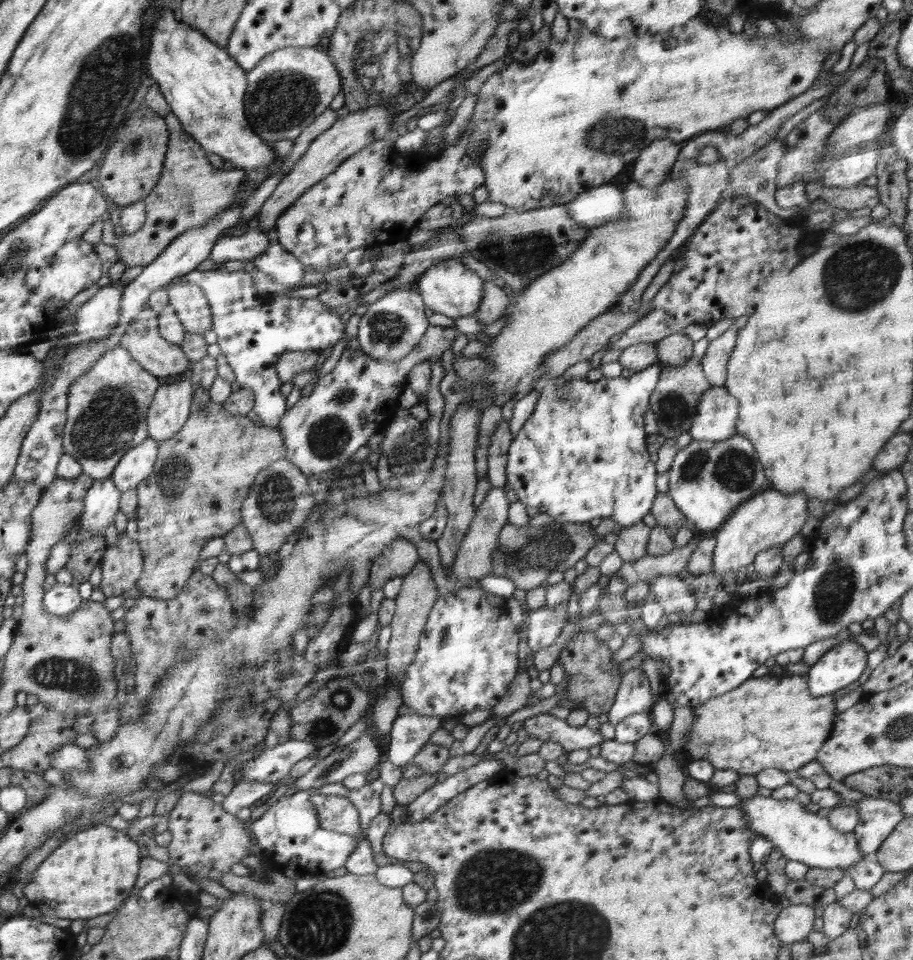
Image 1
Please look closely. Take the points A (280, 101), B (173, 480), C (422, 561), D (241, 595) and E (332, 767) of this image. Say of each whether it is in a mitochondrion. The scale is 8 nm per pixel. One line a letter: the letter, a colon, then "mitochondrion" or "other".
A: mitochondrion
B: mitochondrion
C: other
D: other
E: mitochondrion

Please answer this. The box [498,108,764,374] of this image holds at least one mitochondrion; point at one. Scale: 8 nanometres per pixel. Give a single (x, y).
(609, 135)

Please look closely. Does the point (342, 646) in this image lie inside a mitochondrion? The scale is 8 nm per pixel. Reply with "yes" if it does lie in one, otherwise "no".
no

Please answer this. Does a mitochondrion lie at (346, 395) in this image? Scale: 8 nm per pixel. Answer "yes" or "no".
yes

